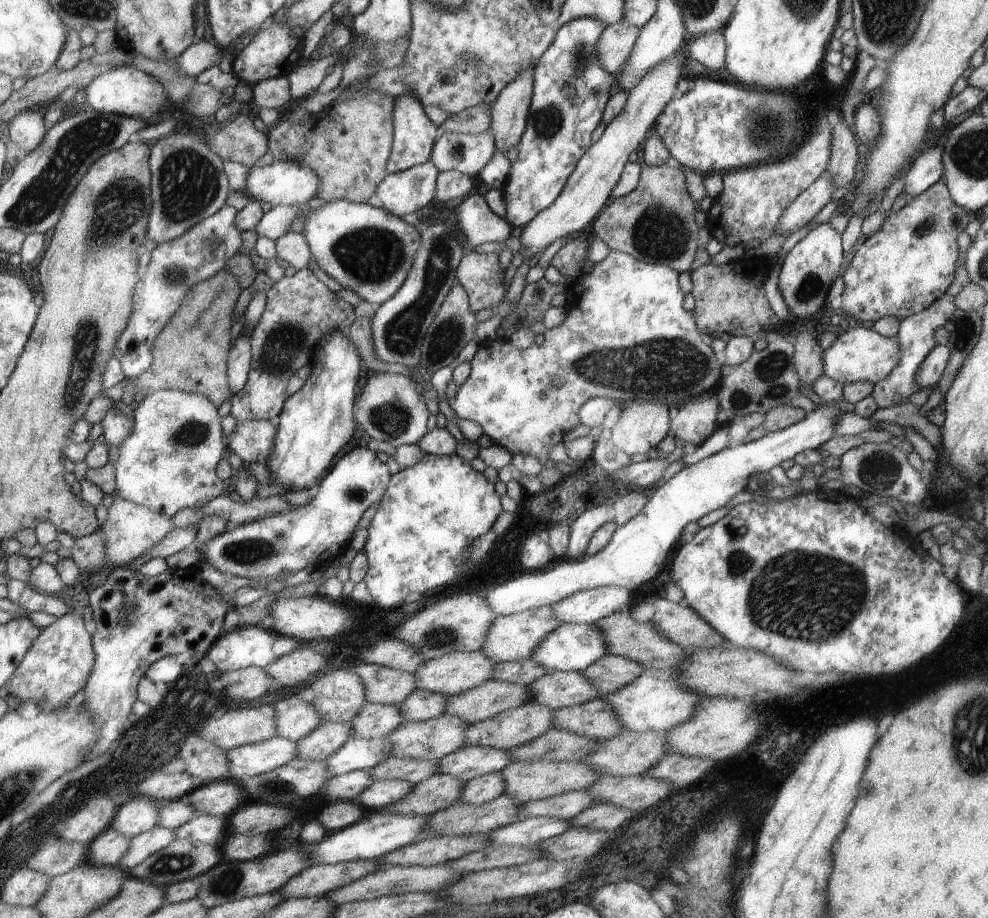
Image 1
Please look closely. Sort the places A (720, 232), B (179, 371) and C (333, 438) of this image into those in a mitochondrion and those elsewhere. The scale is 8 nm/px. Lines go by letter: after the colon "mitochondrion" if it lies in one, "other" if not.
A: other
B: other
C: other

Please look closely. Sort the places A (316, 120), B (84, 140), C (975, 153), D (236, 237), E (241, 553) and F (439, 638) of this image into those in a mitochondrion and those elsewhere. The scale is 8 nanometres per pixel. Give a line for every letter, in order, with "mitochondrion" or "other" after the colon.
A: other
B: mitochondrion
C: mitochondrion
D: other
E: mitochondrion
F: mitochondrion

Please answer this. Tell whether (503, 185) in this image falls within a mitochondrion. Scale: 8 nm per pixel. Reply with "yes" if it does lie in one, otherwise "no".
no

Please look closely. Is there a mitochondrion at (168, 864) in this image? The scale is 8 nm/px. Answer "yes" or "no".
yes

